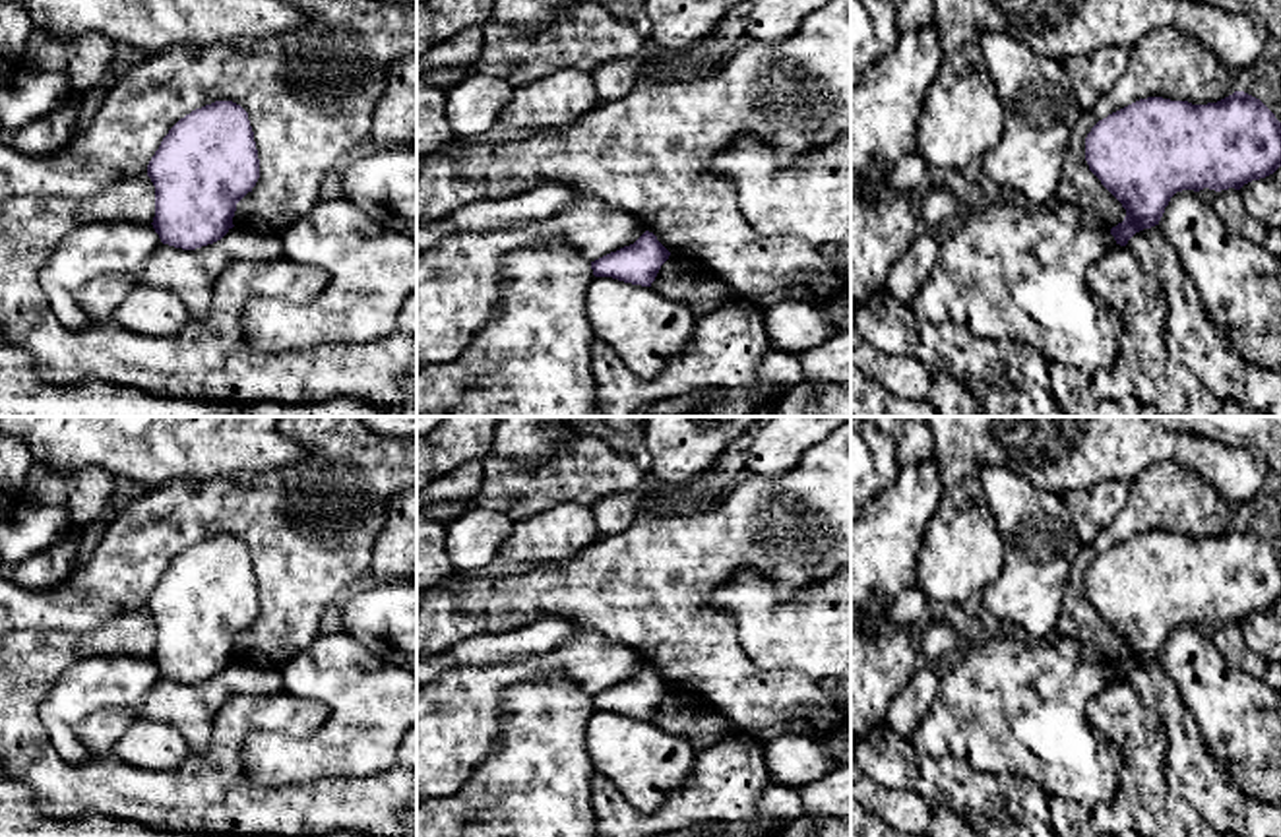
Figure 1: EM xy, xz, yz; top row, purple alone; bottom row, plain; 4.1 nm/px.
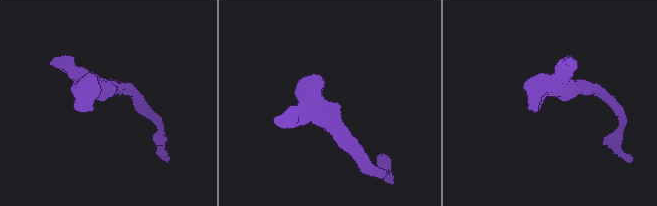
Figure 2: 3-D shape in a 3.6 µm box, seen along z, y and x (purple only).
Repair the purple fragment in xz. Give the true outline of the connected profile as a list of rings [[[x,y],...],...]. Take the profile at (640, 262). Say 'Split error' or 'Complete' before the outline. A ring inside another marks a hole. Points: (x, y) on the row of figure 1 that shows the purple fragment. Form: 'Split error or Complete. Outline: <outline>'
Complete. Outline: [[[645,231],[634,244],[591,262],[591,269],[595,277],[612,277],[624,283],[651,287],[669,256],[671,252],[657,236]]]

